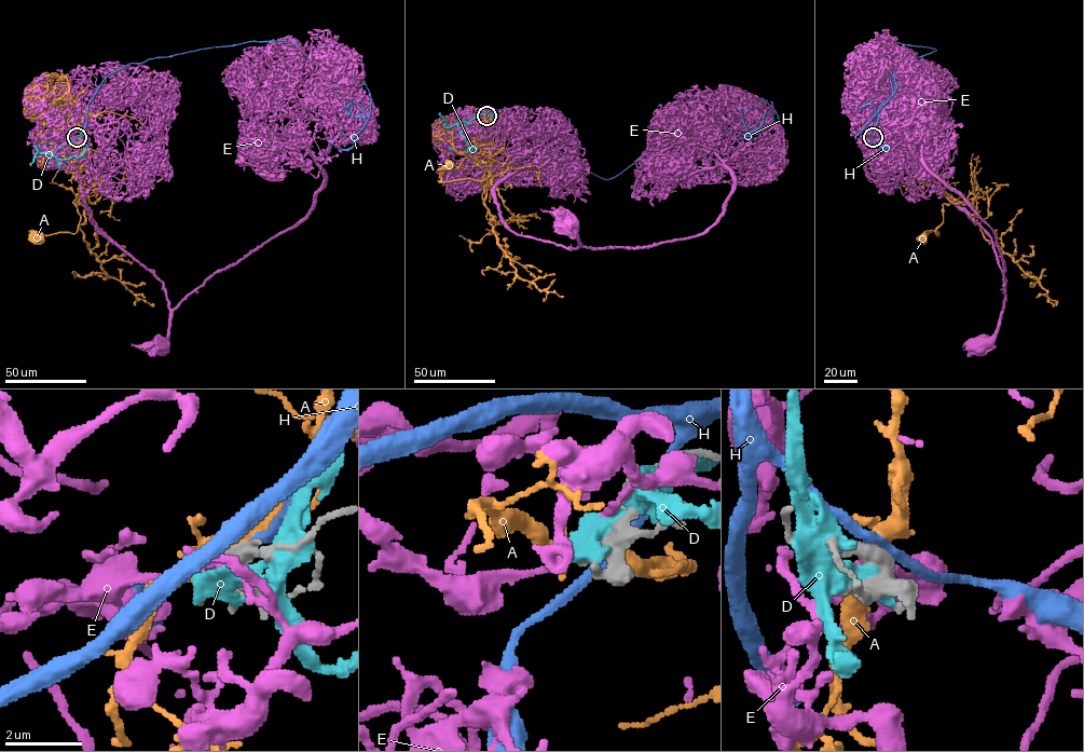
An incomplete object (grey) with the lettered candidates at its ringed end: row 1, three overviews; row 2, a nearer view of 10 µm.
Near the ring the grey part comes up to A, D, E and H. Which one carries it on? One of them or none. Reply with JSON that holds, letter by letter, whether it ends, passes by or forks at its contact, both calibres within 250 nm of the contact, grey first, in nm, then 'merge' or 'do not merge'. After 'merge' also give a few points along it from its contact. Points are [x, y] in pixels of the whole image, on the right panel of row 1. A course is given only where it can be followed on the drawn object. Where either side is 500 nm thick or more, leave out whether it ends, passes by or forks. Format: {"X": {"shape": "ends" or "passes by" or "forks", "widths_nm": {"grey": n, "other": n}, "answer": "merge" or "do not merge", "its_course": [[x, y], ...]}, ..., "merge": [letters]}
{"A": {"shape": "forks", "widths_nm": {"grey": 480, "other": 320}, "answer": "do not merge"}, "D": {"shape": "passes by", "widths_nm": {"grey": 380, "other": 400}, "answer": "do not merge"}, "E": {"shape": "passes by", "widths_nm": {"grey": 480, "other": 220}, "answer": "do not merge"}, "H": {"shape": "passes by", "widths_nm": {"grey": 400, "other": 240}, "answer": "do not merge"}, "merge": []}

